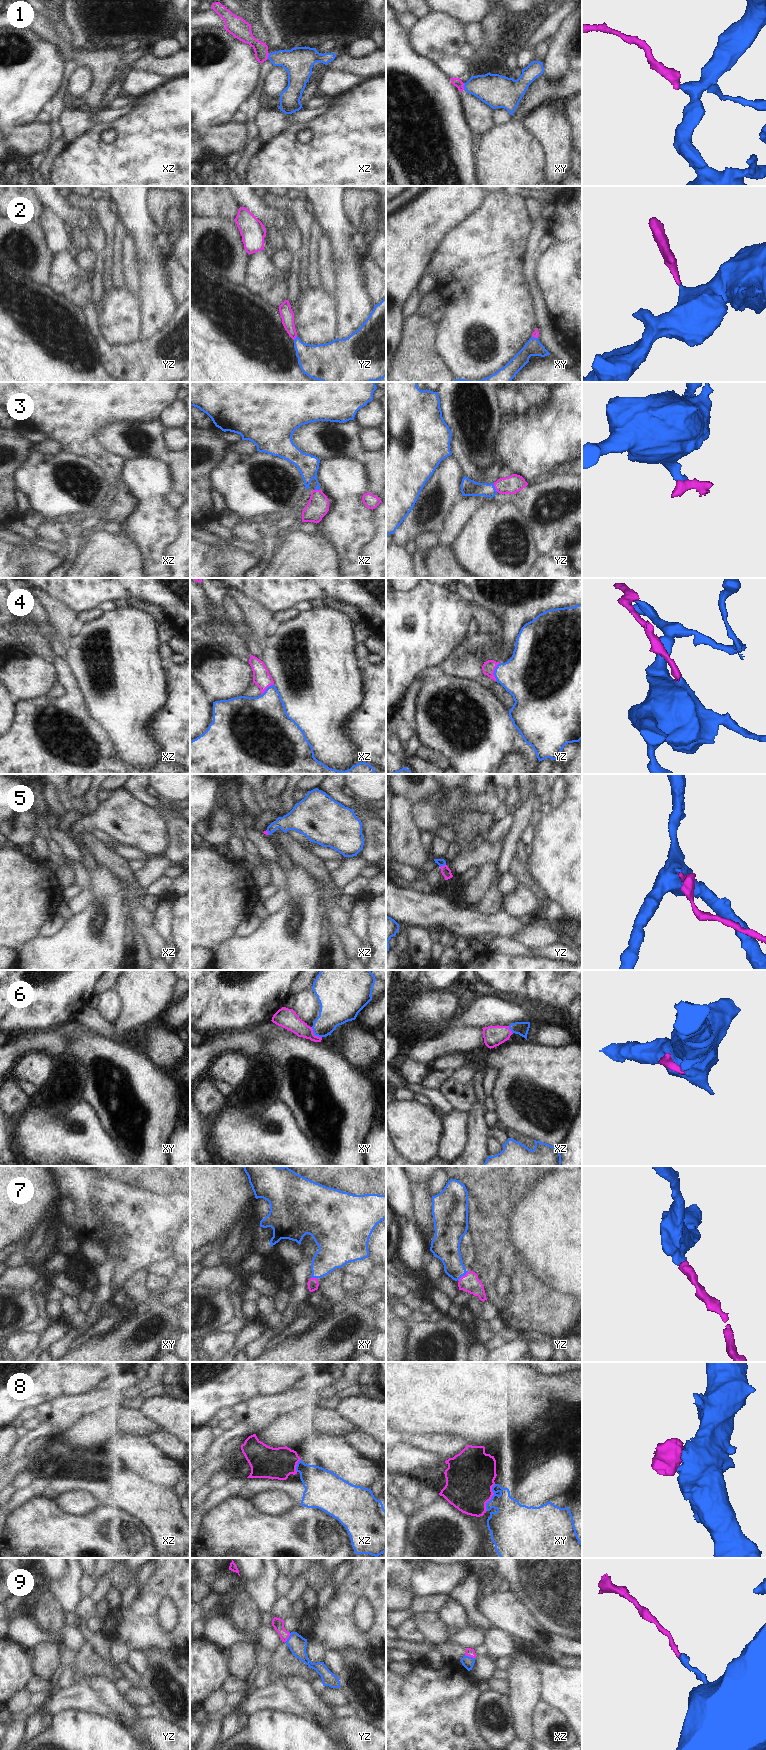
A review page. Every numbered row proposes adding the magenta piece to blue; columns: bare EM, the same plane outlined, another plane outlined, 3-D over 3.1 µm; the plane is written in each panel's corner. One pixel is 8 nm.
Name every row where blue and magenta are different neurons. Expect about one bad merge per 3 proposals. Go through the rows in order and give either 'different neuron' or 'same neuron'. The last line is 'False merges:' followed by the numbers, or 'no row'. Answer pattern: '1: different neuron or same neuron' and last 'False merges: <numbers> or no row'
1: same neuron
2: same neuron
3: same neuron
4: same neuron
5: same neuron
6: different neuron
7: same neuron
8: different neuron
9: same neuron
False merges: 6, 8

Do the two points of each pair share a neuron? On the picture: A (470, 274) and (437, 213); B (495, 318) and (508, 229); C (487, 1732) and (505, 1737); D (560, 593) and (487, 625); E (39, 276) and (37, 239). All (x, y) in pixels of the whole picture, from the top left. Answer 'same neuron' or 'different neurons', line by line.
A: different neurons
B: same neuron
C: same neuron
D: different neurons
E: same neuron

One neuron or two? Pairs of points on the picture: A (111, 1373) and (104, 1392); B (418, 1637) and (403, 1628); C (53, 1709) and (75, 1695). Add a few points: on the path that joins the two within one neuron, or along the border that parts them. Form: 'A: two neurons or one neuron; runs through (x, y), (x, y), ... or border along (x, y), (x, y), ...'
A: two neurons; border along (129, 1382), (109, 1382), (85, 1392)
B: one neuron; runs through (414, 1635), (407, 1631)
C: one neuron; runs through (58, 1704), (63, 1699), (70, 1698)

